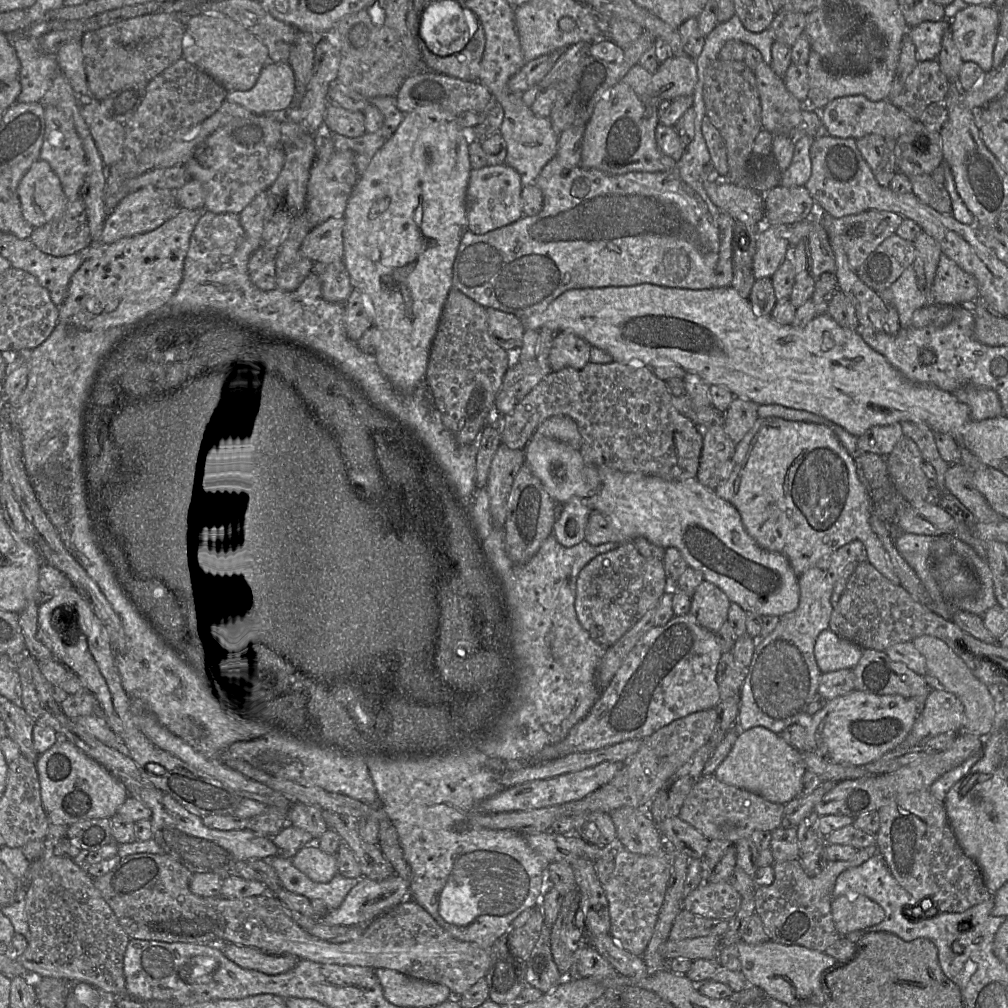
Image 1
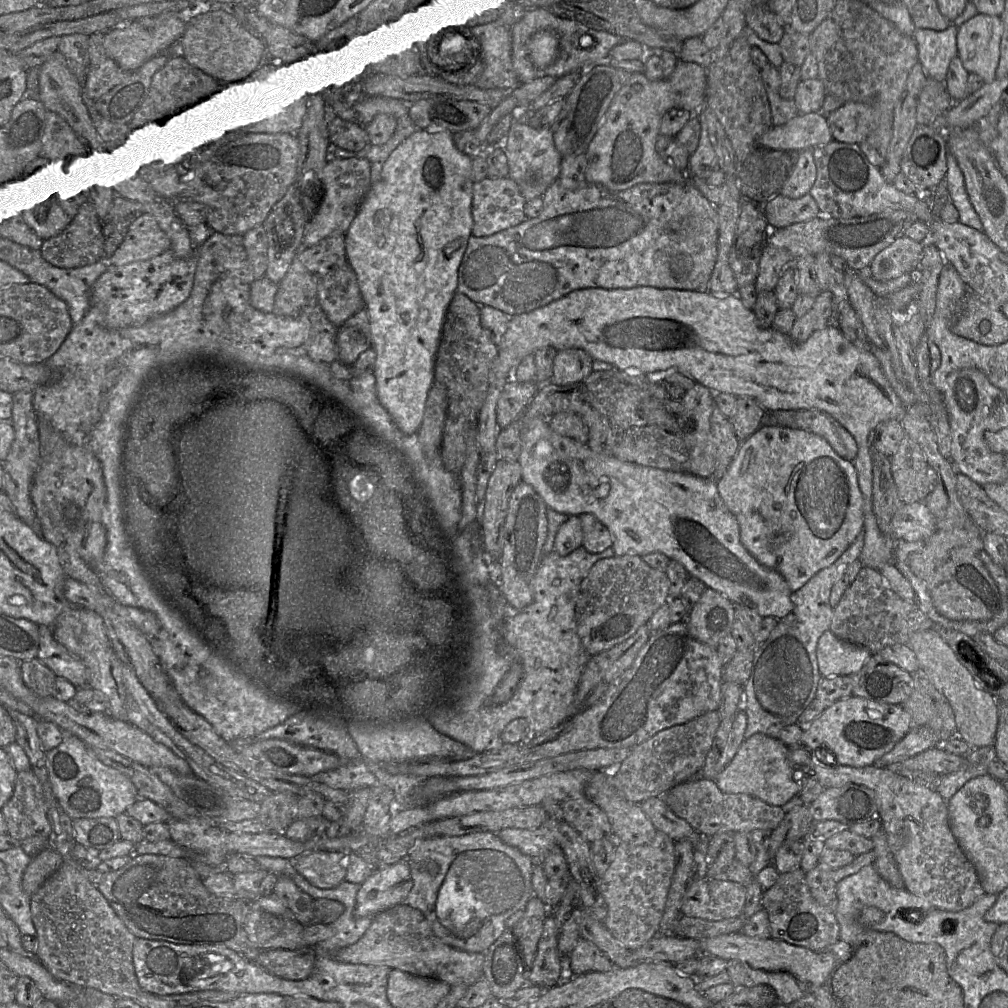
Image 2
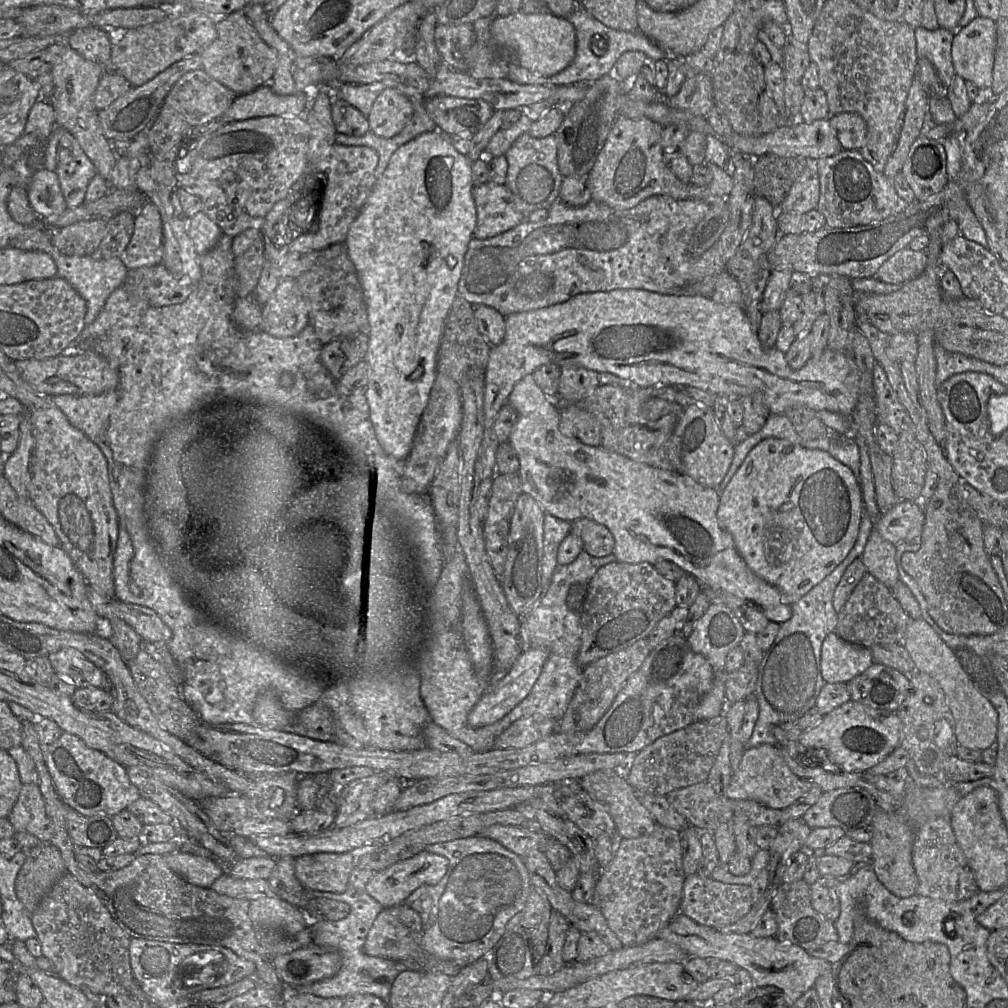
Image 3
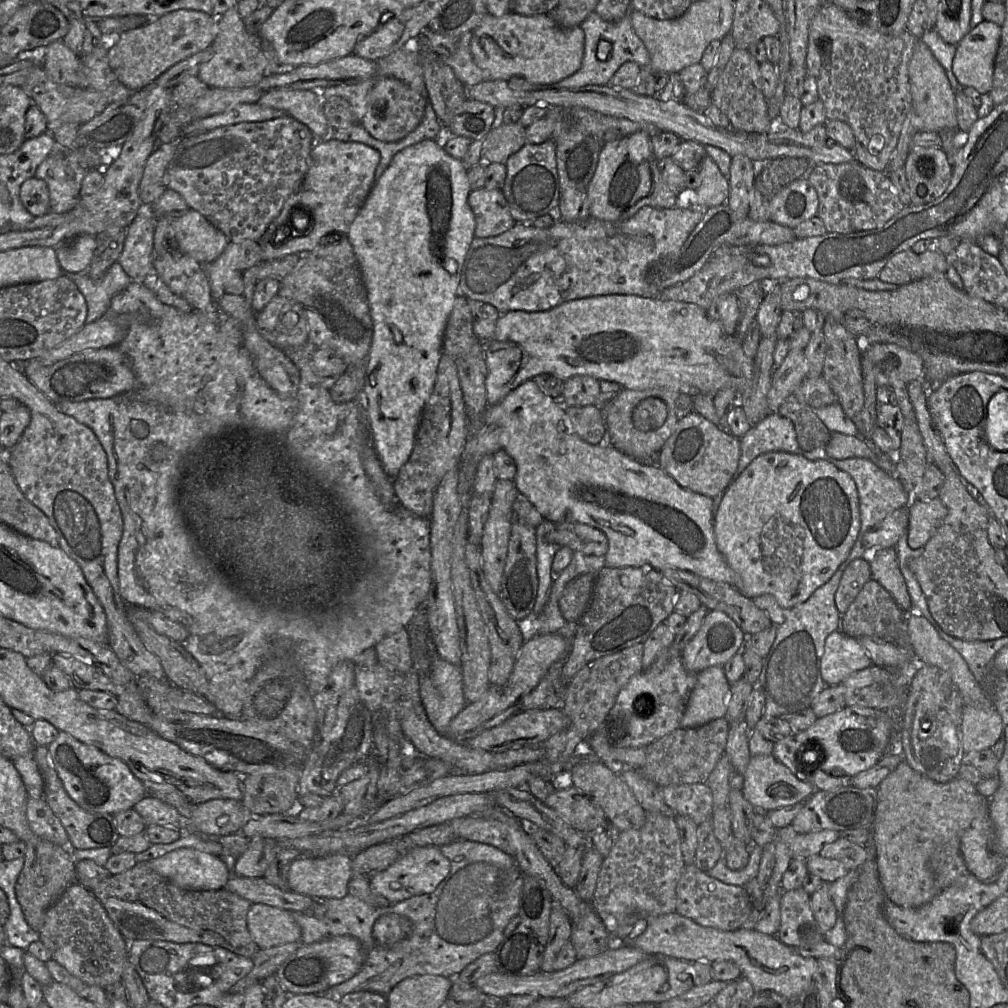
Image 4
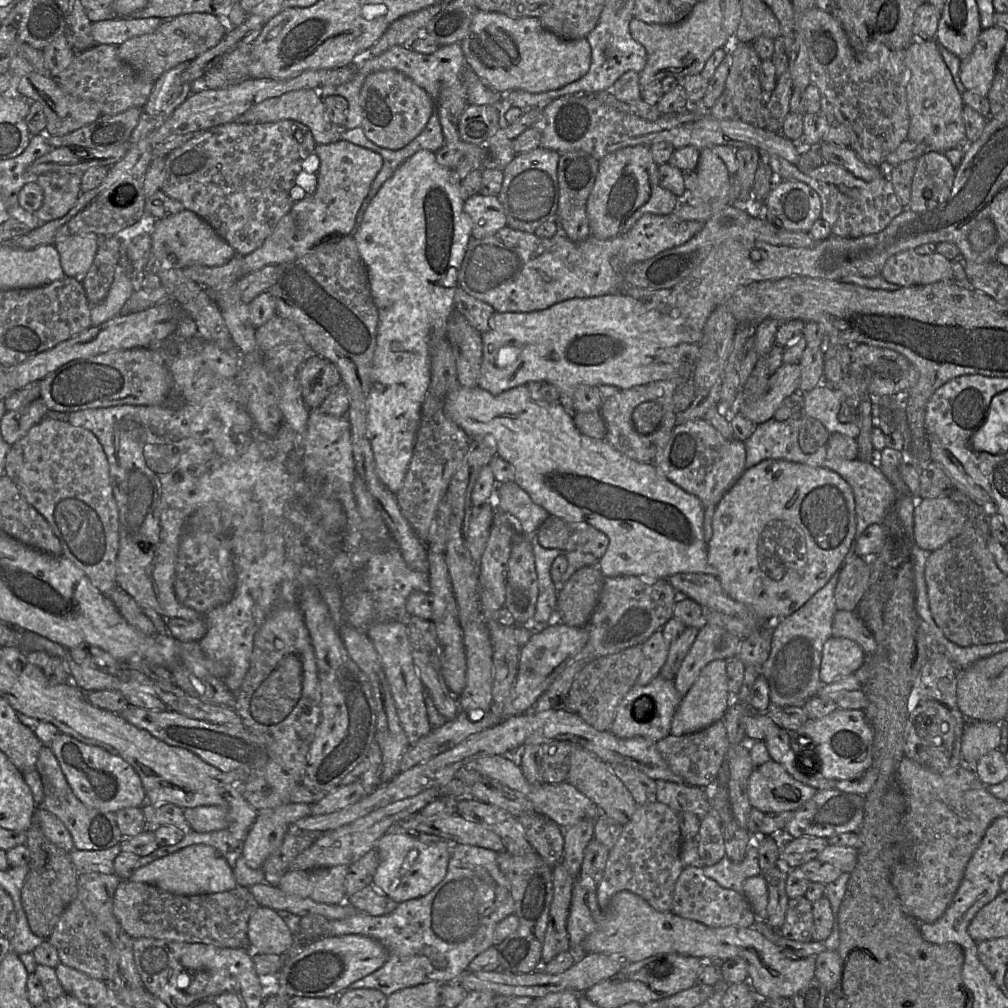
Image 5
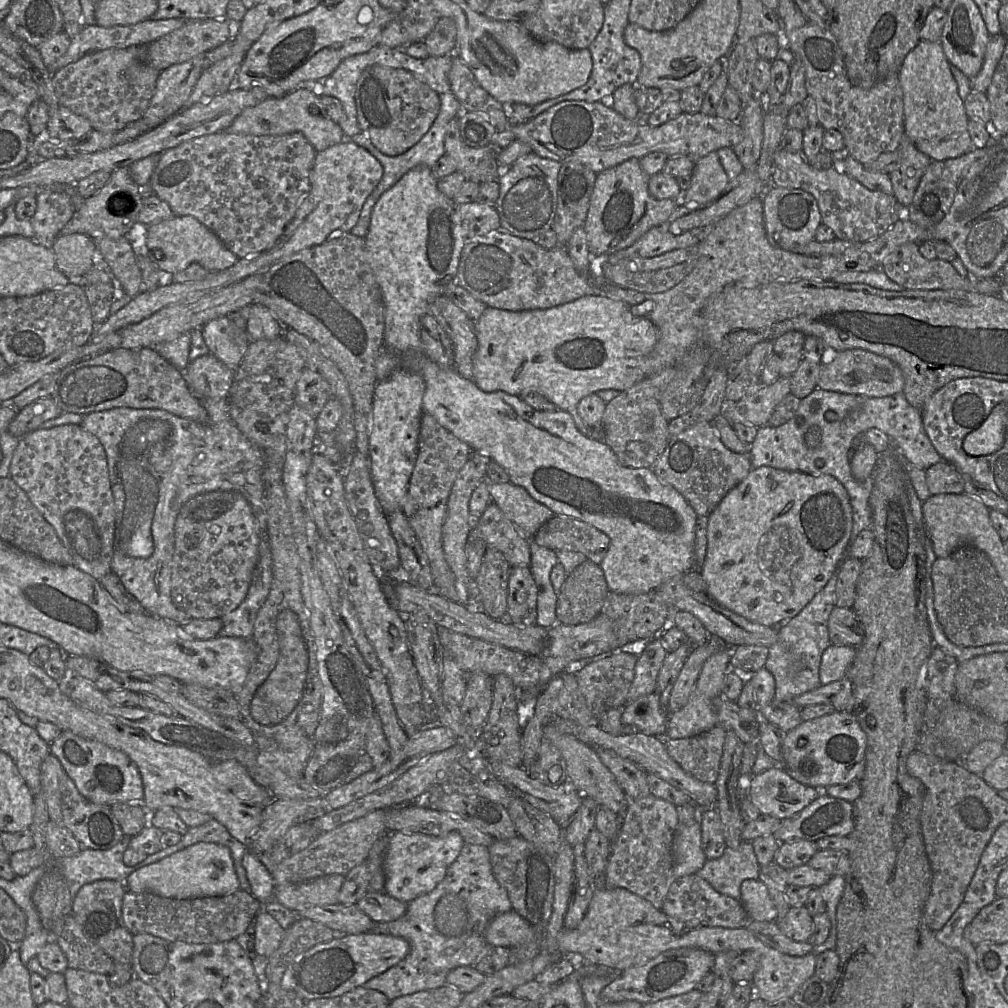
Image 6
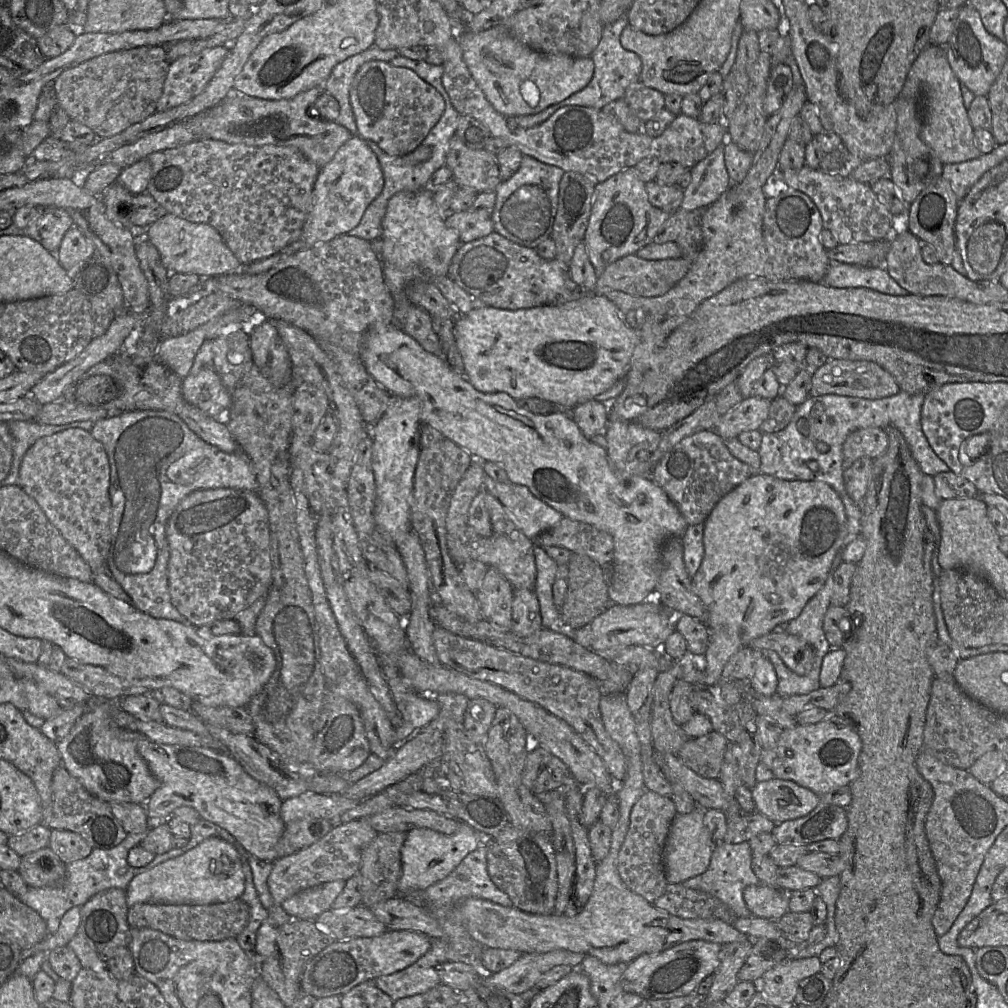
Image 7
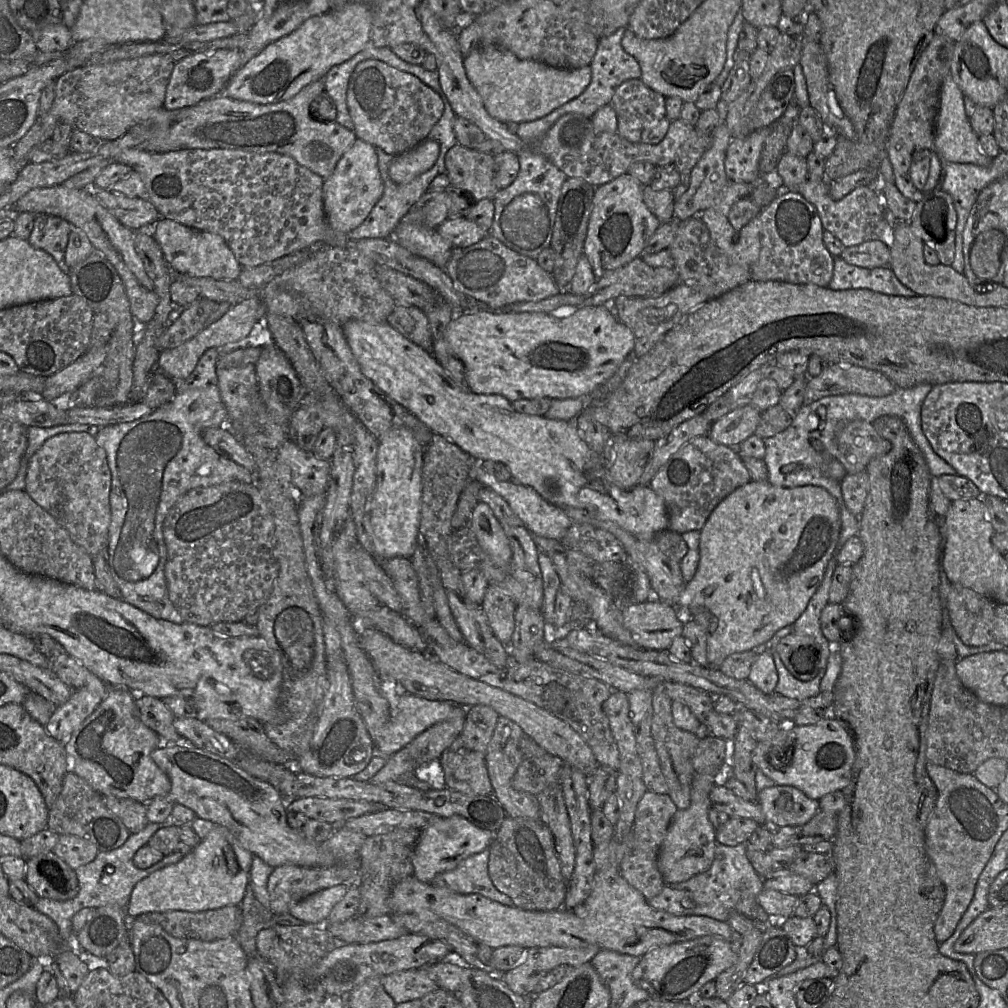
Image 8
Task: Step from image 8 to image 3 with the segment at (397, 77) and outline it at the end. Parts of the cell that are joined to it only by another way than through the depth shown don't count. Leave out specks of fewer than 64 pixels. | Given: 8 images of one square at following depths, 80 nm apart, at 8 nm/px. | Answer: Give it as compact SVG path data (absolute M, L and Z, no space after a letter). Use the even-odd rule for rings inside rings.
M386 87L374 100L366 117L369 131L378 137L392 138L404 129L413 113L413 104L407 96Z

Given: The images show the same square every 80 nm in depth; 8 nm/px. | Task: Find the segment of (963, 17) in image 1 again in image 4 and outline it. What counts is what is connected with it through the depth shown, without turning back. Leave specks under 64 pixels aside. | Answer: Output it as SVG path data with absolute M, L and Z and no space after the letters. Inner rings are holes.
M983 20L956 45L952 70L961 86L990 94L1000 37L1001 26Z

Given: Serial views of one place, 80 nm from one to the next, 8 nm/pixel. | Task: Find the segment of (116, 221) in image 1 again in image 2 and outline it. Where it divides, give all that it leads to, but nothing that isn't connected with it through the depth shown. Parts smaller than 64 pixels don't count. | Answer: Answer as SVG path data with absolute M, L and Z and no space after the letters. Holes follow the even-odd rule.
M140 213L133 218L121 245L108 260L110 264L126 265L159 255L168 246L169 239L155 218L149 213Z

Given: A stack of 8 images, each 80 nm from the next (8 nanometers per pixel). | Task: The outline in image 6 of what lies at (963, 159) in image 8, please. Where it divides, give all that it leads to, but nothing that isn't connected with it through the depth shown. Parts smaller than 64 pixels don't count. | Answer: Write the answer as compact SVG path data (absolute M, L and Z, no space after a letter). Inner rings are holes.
M920 41L906 55L899 71L905 134L919 151L935 161L957 158L974 148L964 101L949 65L940 42Z

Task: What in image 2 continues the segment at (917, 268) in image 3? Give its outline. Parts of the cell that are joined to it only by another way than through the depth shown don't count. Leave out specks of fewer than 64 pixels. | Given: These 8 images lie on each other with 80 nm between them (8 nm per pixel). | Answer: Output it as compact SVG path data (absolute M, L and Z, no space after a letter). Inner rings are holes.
M899 237L880 251L867 266L869 276L876 281L890 281L918 267L923 244Z

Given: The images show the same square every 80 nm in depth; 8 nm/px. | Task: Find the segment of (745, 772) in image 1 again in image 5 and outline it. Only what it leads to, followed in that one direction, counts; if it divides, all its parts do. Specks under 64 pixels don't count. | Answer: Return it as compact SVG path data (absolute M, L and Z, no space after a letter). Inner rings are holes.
M772 760L755 767L748 780L749 802L764 814L795 812L816 793L815 788L797 781Z

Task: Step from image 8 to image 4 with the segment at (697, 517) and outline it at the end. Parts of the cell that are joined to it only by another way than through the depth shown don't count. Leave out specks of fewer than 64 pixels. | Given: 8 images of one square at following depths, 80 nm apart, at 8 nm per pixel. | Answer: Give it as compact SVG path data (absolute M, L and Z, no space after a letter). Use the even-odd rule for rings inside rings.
M690 410L681 413L675 430L658 452L655 465L683 488L714 499L735 479L740 453L740 439Z

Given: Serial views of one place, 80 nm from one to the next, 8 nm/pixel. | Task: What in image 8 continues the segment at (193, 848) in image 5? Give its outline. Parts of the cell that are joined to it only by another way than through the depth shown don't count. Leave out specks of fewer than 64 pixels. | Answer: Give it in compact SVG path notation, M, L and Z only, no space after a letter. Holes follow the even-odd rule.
M216 825L207 836L180 861L165 866L139 881L131 893L126 908L126 914L128 918L137 918L139 915L149 912L168 912L175 910L200 912L225 906L239 906L250 882L252 859L253 854L241 846L228 828Z

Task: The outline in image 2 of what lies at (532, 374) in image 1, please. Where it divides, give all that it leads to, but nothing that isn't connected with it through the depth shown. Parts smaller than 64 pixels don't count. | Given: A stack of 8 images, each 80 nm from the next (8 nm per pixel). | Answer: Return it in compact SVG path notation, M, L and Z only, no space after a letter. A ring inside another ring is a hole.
M513 378L505 384L496 407L500 429L510 425L522 414L536 394L538 386L534 382L519 382Z

